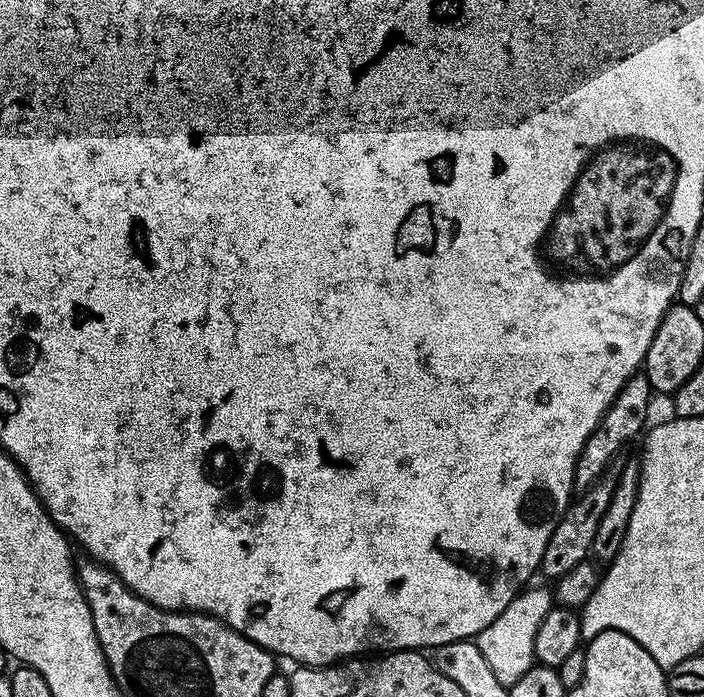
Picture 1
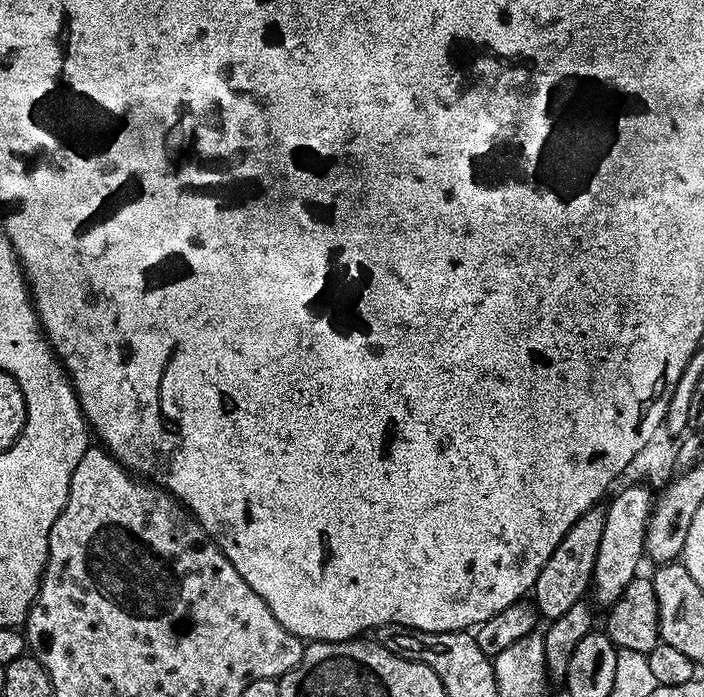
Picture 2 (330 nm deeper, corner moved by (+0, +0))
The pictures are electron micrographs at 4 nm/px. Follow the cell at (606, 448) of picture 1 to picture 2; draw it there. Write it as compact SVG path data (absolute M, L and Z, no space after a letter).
M600 506L586 510L582 518L578 518L578 522L574 522L574 526L566 530L554 554L546 558L546 566L542 566L534 589L536 611L543 619L545 616L545 621L562 618L562 614L566 614L570 606L581 603L589 595L594 562L598 558L598 542L602 542L604 513L605 509Z

